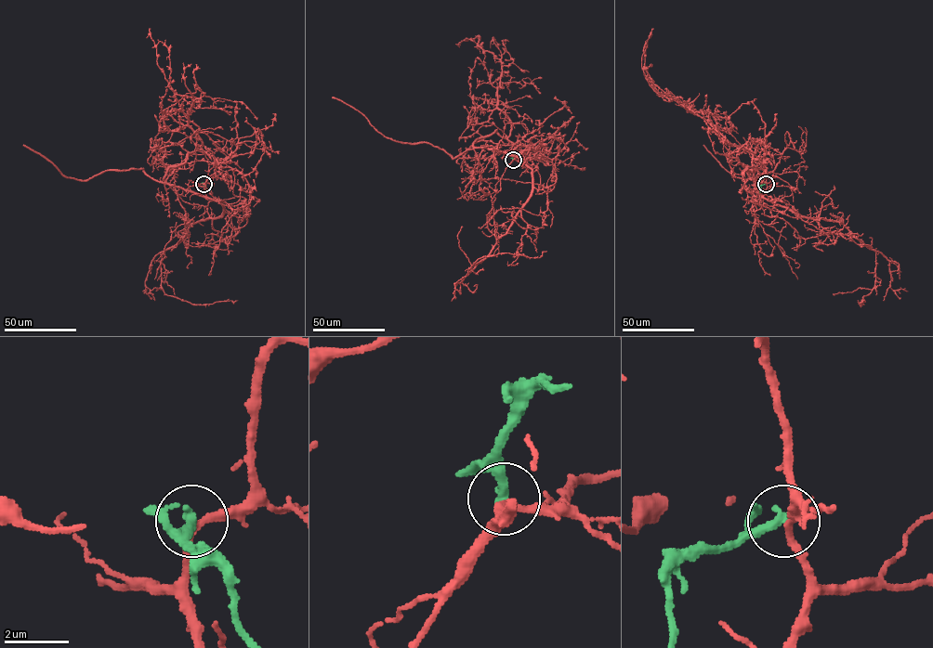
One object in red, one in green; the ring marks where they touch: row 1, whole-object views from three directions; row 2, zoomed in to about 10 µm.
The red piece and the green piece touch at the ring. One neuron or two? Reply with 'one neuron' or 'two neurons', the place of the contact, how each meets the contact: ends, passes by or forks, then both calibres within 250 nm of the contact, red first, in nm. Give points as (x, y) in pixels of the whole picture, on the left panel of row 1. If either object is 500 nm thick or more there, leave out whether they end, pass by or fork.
two neurons; place (203, 184); red passes by; green ends; calibres 240 and 340 nm

